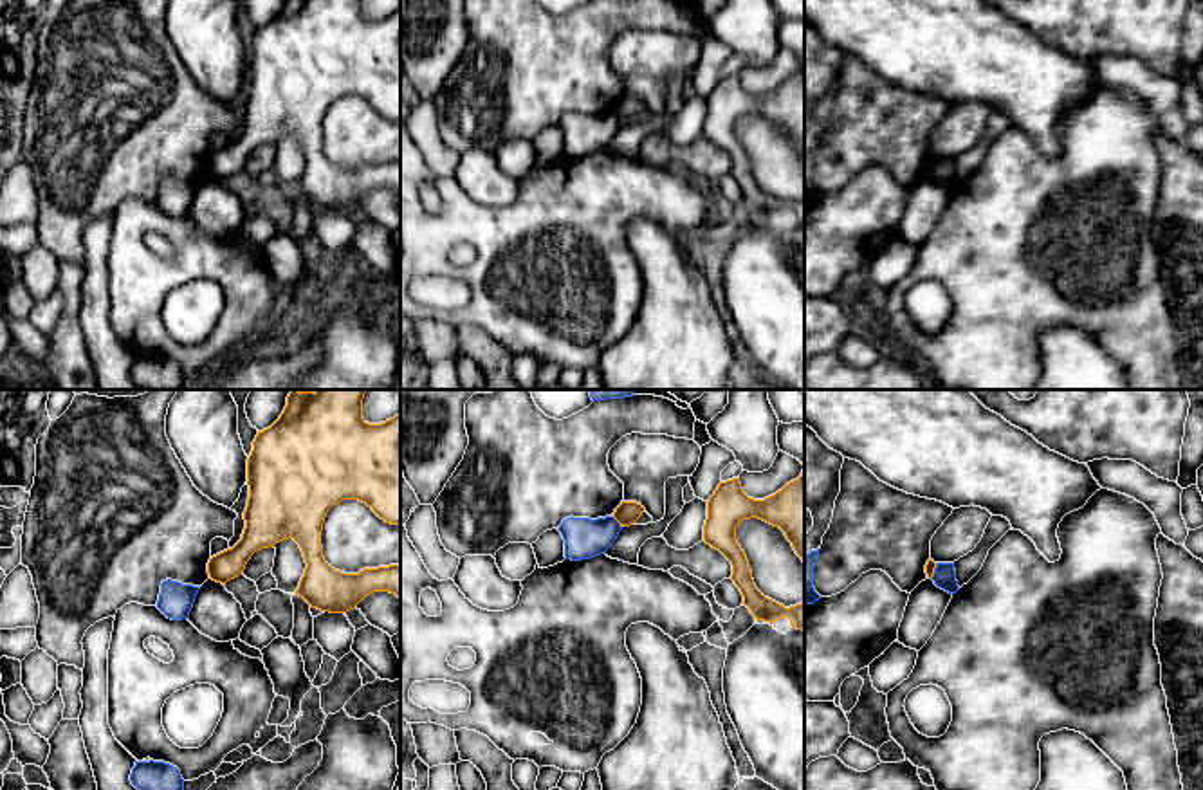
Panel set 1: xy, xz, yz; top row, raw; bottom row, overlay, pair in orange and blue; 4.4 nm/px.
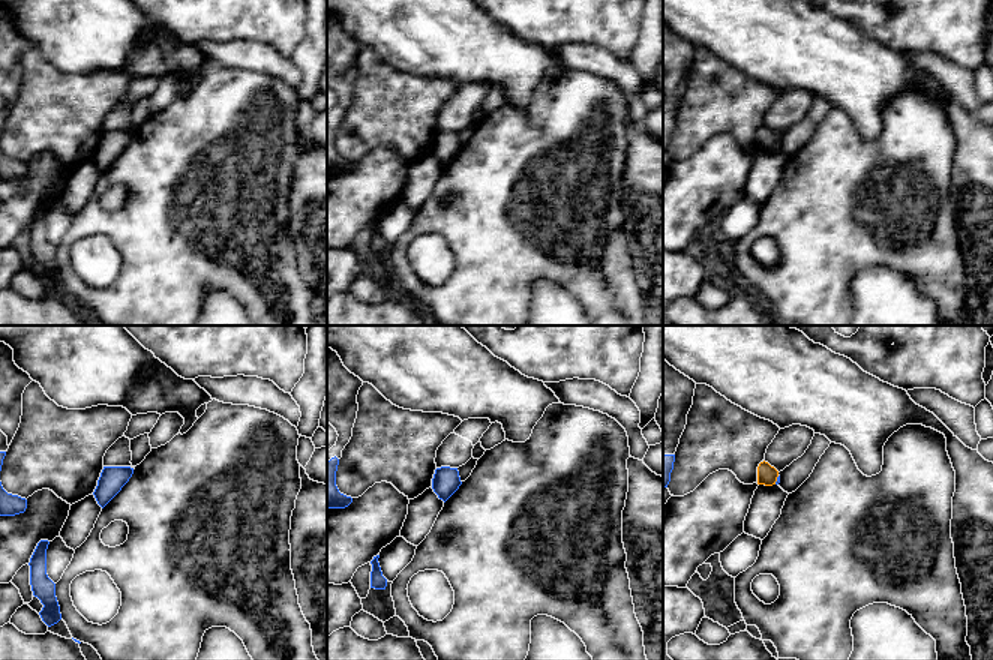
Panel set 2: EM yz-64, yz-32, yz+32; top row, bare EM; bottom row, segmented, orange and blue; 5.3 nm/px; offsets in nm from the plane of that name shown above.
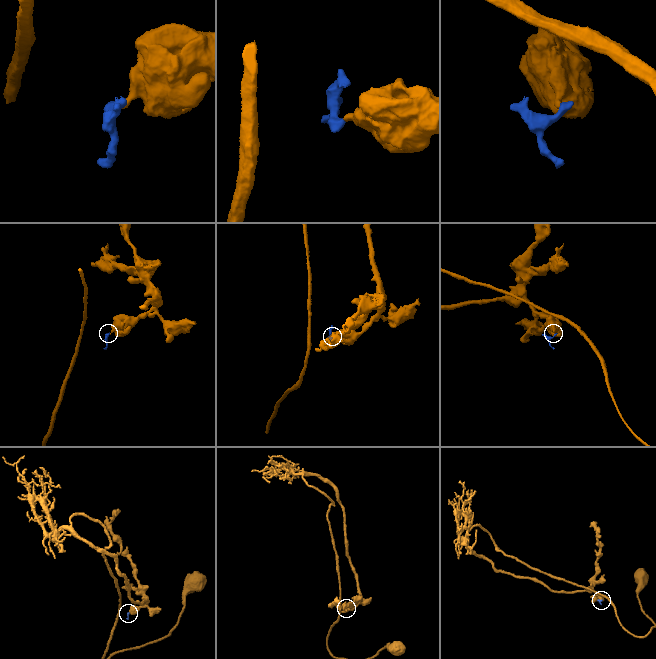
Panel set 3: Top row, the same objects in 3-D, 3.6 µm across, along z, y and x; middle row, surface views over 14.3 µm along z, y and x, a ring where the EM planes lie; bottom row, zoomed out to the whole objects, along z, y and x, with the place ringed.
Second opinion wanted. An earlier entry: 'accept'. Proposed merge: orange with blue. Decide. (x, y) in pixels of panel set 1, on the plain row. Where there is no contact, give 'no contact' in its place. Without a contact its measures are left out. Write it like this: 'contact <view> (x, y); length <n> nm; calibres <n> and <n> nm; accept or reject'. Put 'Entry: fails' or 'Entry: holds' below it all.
contact xz (617, 116); length 70 nm; calibres 100 and 180 nm; reject
Entry: fails

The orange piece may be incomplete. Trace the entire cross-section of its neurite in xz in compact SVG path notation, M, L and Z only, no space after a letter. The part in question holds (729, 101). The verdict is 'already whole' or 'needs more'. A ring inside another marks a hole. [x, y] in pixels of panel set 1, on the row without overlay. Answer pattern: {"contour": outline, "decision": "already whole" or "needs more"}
{"contour": "M804 65L797 76L765 96L748 94L739 74L721 78L707 97L703 121L703 137L730 157L730 175L756 216L776 218L786 213L792 224L804 227L804 198L785 204L754 180L747 152L736 137L736 123L750 114L779 123L804 159Z", "decision": "already whole"}

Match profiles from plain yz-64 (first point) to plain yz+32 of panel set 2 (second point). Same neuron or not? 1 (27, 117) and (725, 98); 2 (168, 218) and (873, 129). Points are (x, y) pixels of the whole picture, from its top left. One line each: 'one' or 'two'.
1: one
2: two

